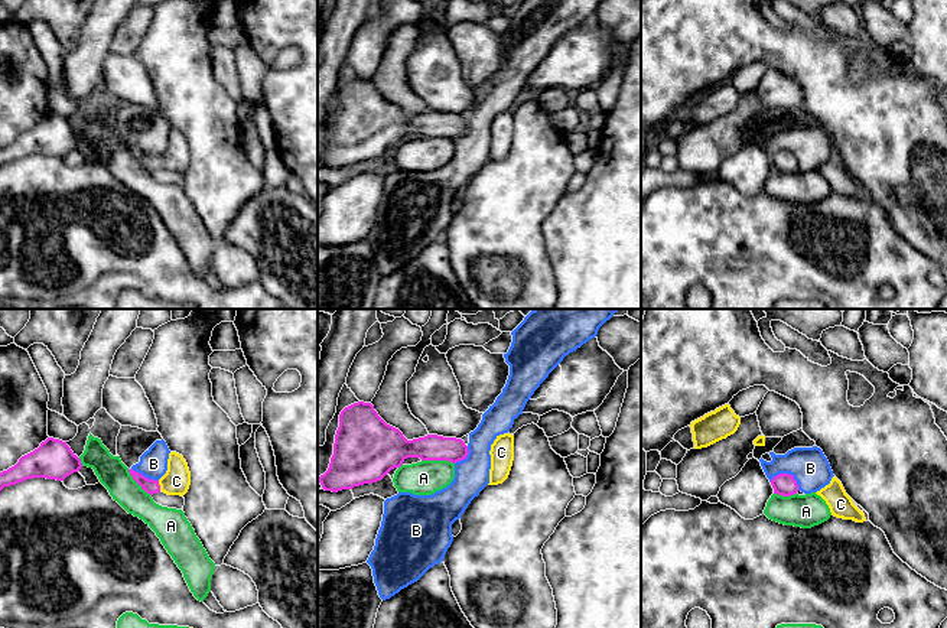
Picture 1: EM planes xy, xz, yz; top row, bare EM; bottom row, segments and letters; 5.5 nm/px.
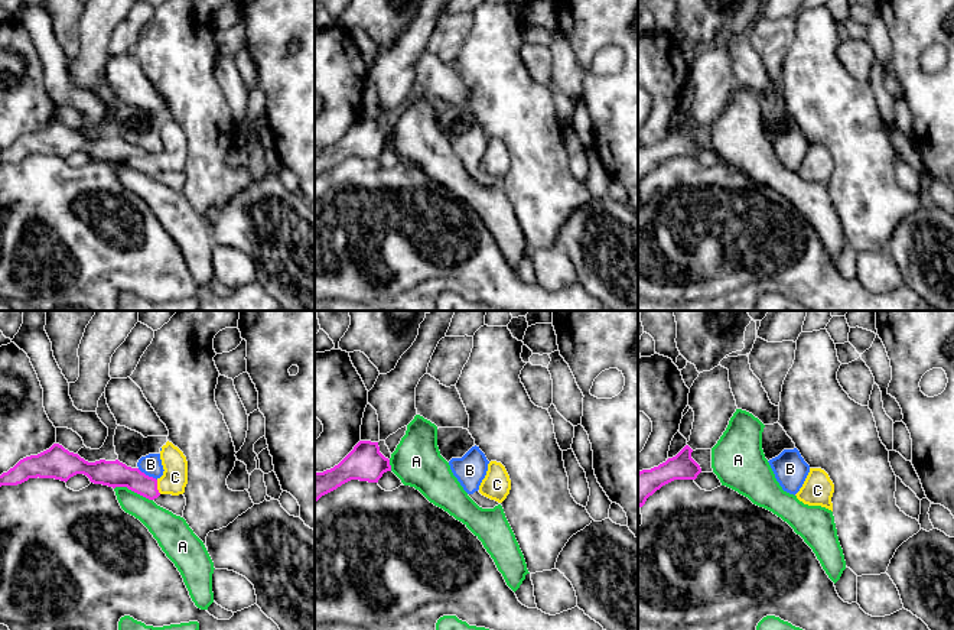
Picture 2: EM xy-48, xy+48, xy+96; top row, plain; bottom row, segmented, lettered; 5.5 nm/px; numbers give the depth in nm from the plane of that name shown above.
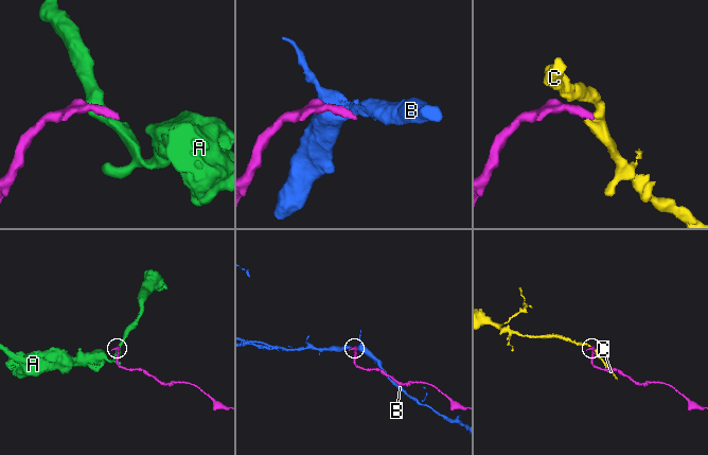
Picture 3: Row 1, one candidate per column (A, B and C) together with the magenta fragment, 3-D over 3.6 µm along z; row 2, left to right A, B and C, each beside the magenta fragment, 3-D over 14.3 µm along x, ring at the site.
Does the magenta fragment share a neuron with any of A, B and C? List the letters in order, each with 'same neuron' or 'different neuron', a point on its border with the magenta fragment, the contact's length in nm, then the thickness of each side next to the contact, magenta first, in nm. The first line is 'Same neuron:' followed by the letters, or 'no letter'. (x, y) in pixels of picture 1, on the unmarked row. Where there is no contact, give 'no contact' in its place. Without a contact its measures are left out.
Same neuron: C
A: different neuron | xz (438, 136) | 190 nm | 170/190 nm
B: different neuron | yz (788, 150) | 180 nm | 130/220 nm
C: same neuron | xy (159, 162) | 60 nm | 80/150 nm

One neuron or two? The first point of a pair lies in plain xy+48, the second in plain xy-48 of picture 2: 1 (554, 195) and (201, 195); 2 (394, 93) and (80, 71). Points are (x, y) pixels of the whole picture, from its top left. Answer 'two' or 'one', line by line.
1: one
2: one

